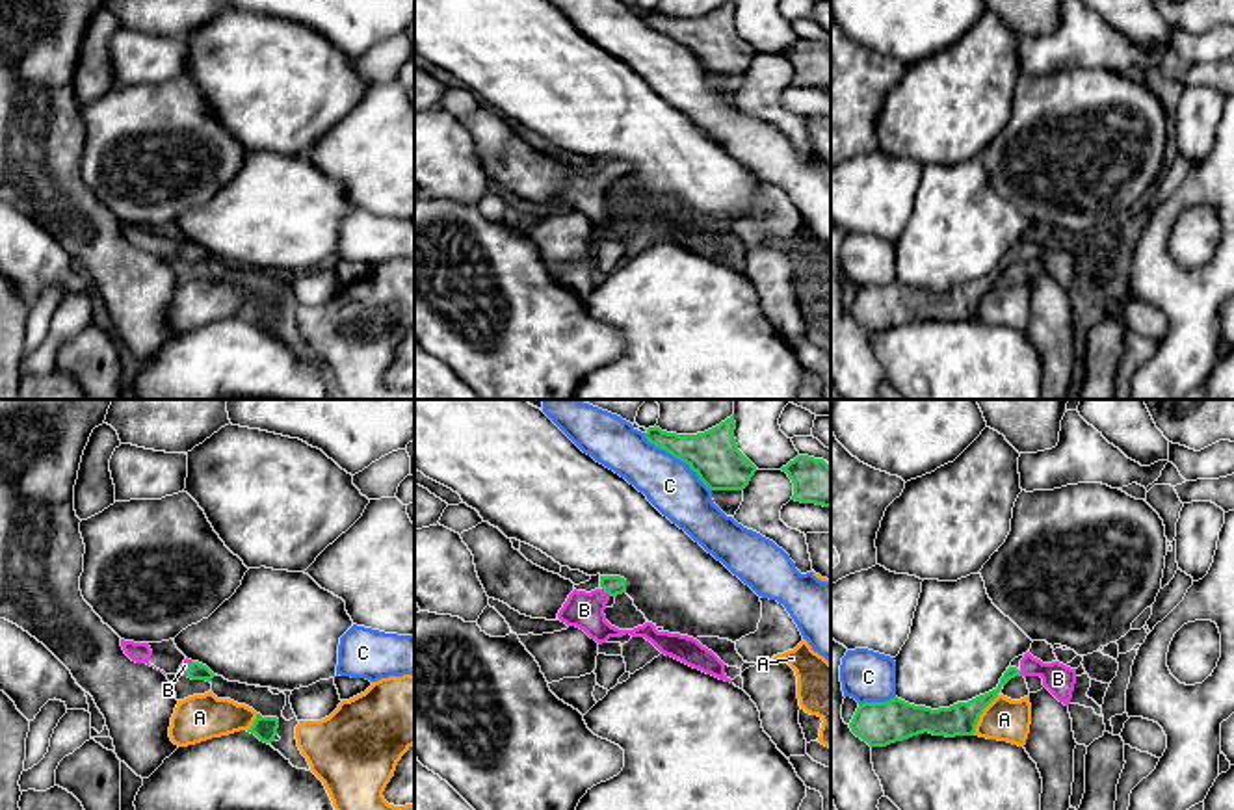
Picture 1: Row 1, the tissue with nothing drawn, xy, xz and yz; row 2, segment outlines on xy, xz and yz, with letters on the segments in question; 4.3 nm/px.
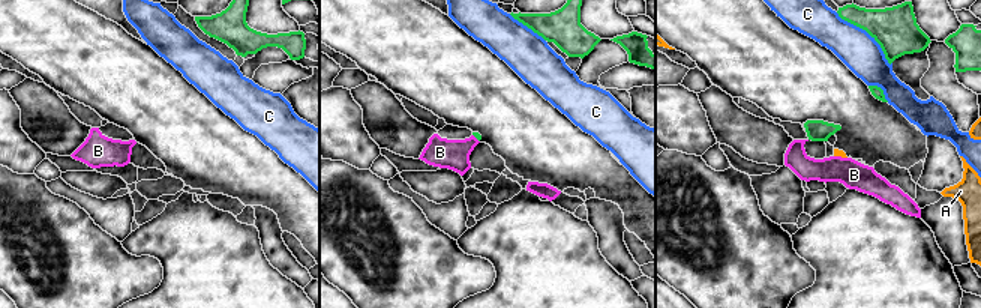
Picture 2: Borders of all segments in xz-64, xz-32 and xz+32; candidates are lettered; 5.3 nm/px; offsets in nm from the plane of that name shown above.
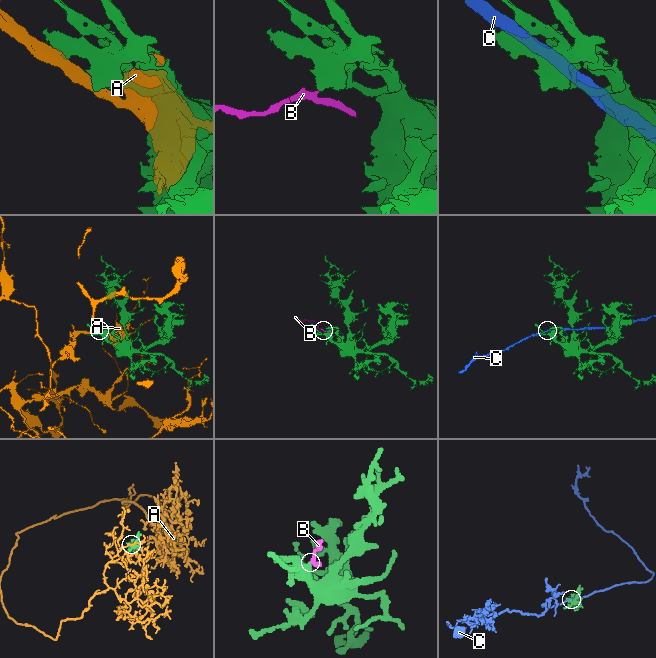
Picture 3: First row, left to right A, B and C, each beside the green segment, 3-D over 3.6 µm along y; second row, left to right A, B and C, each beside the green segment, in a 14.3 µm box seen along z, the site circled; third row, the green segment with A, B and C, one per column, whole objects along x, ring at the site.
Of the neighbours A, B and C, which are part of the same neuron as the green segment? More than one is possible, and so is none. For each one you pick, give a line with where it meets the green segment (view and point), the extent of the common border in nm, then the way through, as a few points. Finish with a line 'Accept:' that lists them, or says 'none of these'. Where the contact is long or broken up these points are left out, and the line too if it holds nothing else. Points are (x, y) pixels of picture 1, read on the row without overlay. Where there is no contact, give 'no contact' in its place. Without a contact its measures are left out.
B: contact xz (606, 175); length 50 nm; way xz (614, 169), (606, 175), (584, 194)
Accept: B

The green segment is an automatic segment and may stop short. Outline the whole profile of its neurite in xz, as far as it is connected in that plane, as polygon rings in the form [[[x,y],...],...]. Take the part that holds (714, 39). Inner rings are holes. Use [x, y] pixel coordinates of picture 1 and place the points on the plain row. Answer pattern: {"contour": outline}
{"contour": [[[734,0],[697,17],[676,19],[649,11],[645,22],[686,46],[710,74],[743,74],[756,50],[738,33]]]}

